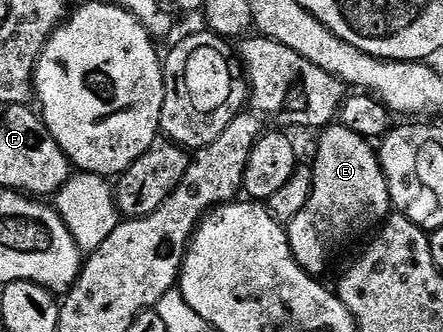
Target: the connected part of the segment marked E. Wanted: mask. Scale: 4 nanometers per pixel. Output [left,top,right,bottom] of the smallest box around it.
[287,124,393,276]

